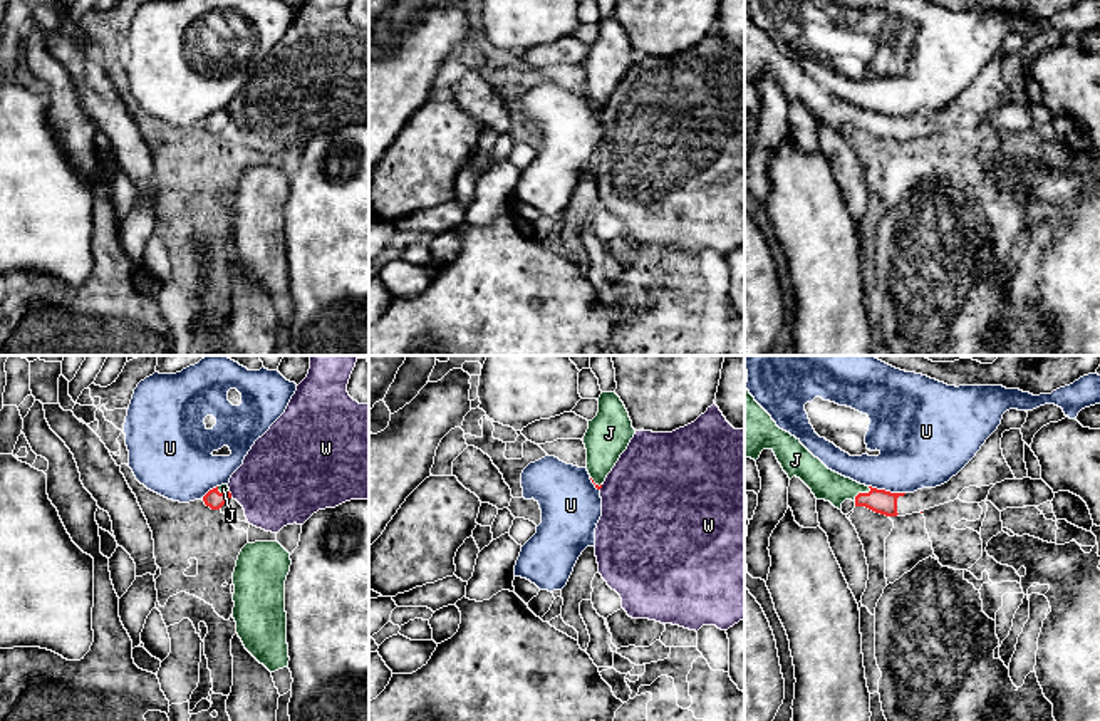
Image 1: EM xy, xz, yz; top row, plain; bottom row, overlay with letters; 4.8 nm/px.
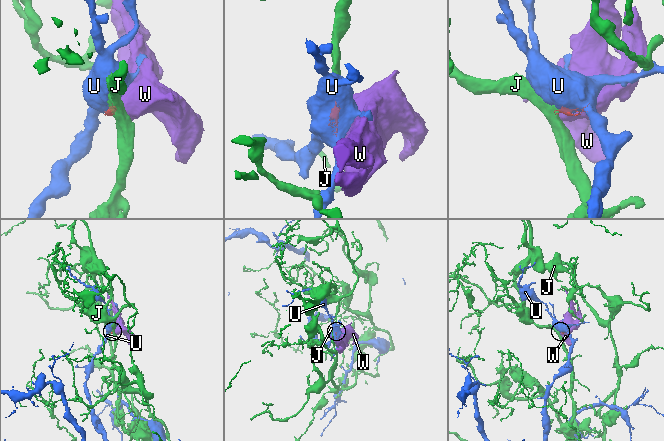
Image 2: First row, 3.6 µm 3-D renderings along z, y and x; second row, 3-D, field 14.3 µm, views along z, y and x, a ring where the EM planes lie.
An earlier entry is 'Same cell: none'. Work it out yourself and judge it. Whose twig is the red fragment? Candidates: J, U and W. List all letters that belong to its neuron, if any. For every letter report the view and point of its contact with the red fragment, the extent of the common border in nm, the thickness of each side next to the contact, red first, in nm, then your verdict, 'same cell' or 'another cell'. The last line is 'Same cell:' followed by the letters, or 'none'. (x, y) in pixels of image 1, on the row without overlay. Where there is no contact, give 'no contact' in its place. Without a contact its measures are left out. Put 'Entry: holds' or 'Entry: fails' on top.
Entry: fails
J: meets red in yz at (861, 118); contact 110 nm long; 120 nm thick on the red side, 150 nm on the other; same cell
U: meets red in yz at (887, 116); contact 180 nm long; 120 nm thick on the red side, 360 nm on the other; another cell
W: meets red in xy at (230, 119); contact 40 nm long; 90 nm thick on the red side, 400 nm on the other; another cell
Same cell: J

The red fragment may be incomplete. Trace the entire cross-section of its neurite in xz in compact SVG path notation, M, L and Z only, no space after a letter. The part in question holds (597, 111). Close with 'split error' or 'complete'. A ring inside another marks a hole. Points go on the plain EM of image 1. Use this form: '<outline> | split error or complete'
M602 17L597 40L584 60L587 96L597 114L602 112L620 79L636 59L629 37L615 17Z | split error

